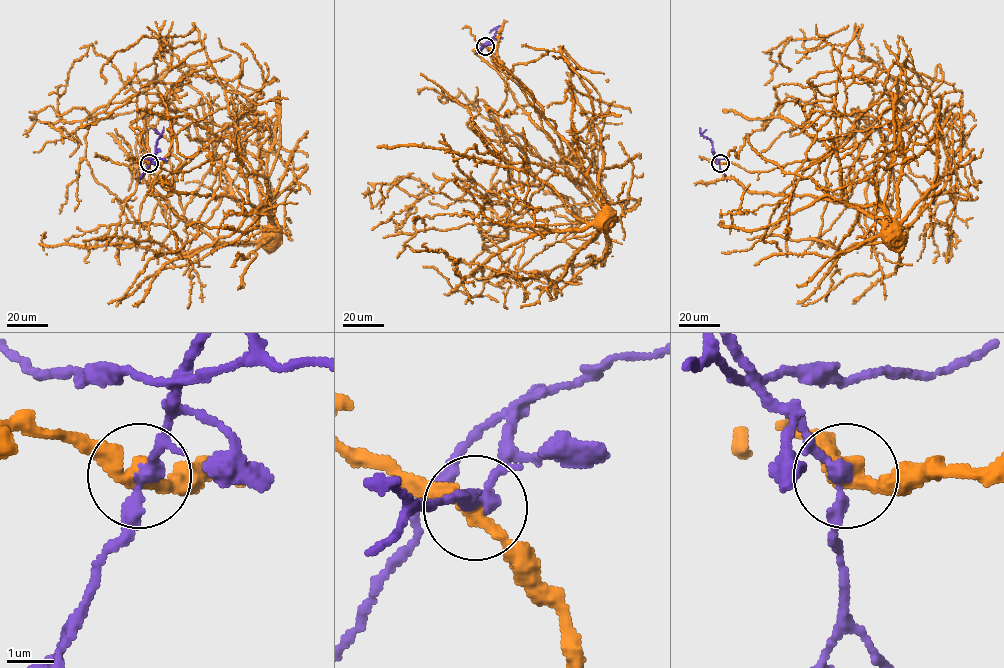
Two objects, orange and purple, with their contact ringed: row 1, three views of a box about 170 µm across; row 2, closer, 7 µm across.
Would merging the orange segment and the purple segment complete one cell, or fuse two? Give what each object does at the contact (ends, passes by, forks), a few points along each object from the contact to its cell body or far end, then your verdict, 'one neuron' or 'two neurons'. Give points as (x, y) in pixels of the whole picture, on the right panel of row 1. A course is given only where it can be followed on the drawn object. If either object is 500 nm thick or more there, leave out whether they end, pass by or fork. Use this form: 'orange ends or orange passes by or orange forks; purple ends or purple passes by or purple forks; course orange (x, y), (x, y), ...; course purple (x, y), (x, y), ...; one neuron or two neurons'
orange passes by; purple passes by; course orange (720, 163), (767, 172), (849, 148), (877, 127), (899, 130), (902, 172), (897, 218), (890, 226); course purple (720, 163), (712, 152), (712, 142), (702, 135), (706, 129); two neurons

